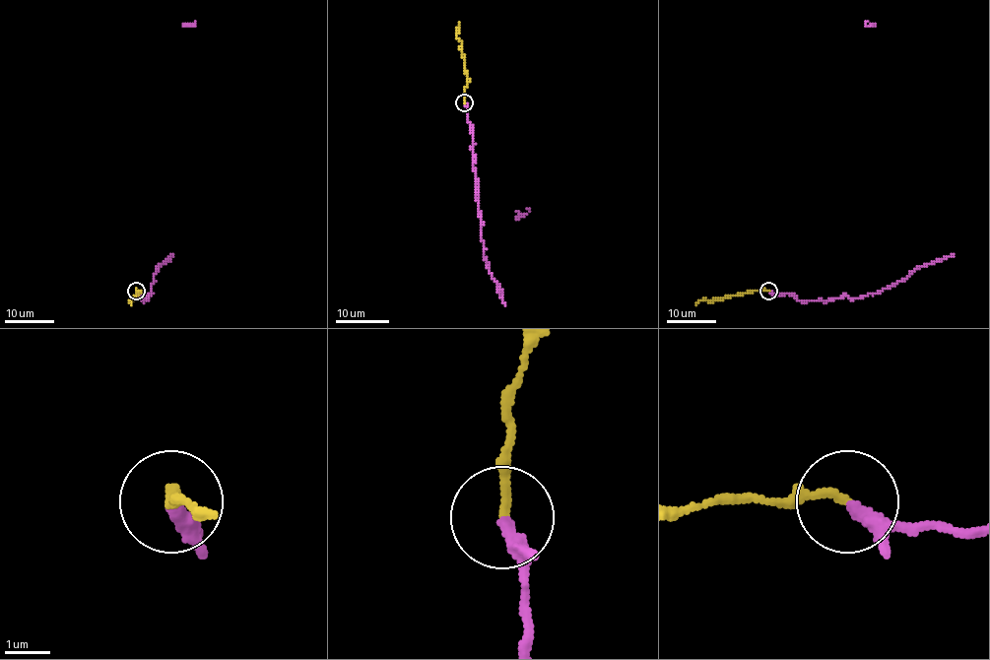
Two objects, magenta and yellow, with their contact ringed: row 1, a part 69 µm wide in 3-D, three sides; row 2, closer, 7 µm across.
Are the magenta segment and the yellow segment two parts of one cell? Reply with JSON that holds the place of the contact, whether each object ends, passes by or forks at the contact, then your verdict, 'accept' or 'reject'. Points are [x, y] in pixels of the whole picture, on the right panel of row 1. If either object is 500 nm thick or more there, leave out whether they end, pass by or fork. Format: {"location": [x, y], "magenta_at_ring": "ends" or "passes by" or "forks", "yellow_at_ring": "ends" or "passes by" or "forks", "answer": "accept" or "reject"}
{"location": [768, 291], "magenta_at_ring": "passes by", "yellow_at_ring": "ends", "answer": "accept"}

